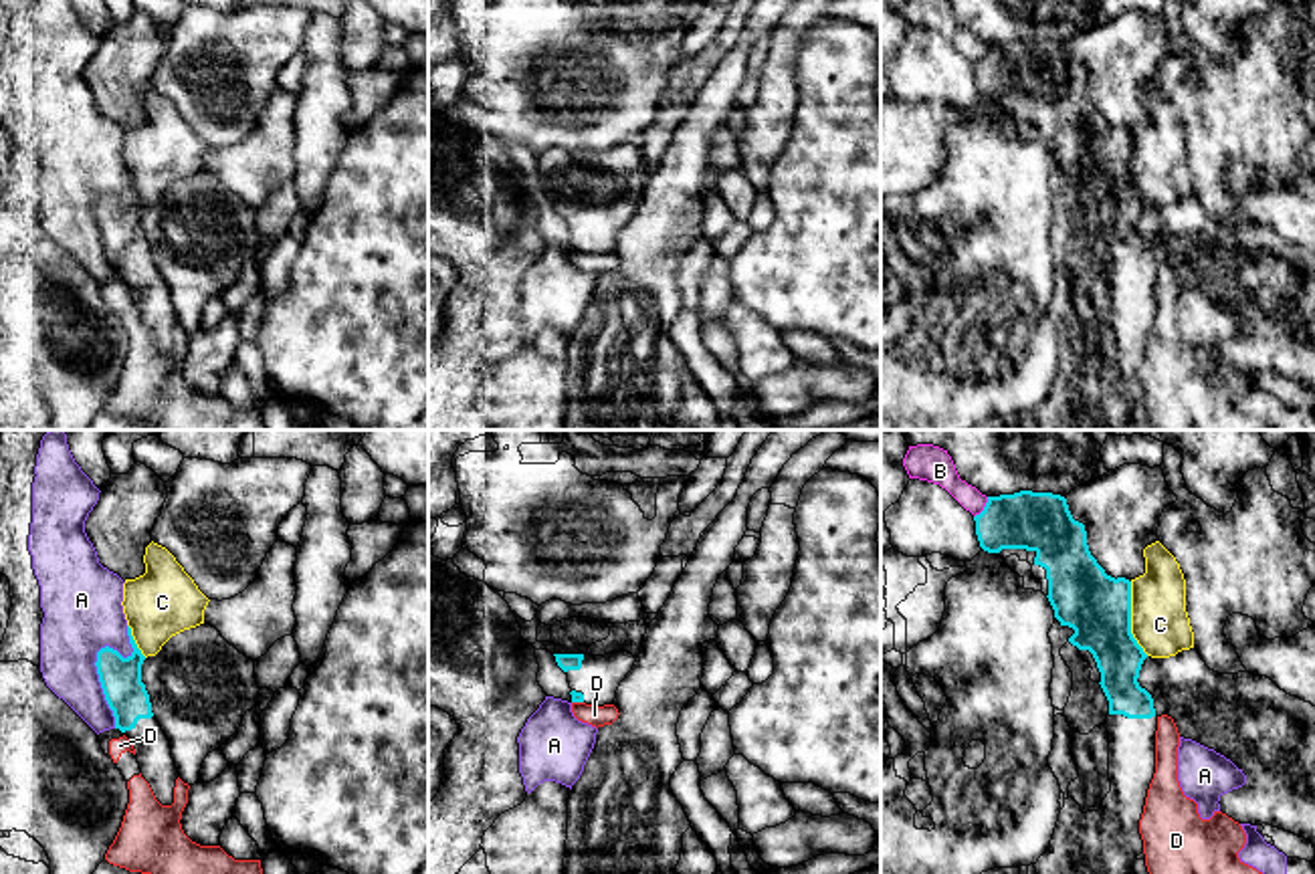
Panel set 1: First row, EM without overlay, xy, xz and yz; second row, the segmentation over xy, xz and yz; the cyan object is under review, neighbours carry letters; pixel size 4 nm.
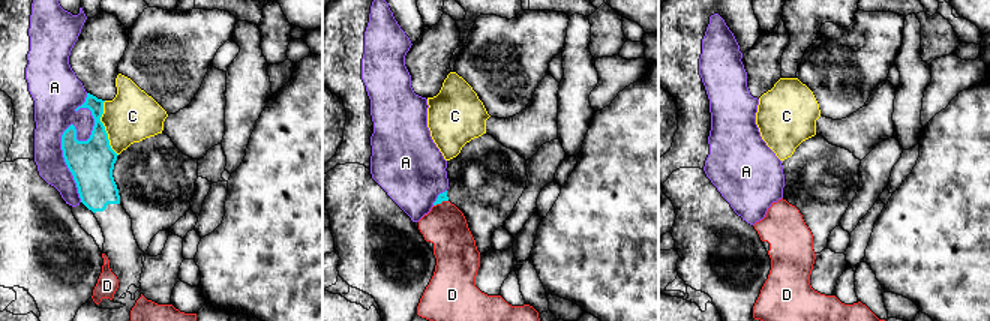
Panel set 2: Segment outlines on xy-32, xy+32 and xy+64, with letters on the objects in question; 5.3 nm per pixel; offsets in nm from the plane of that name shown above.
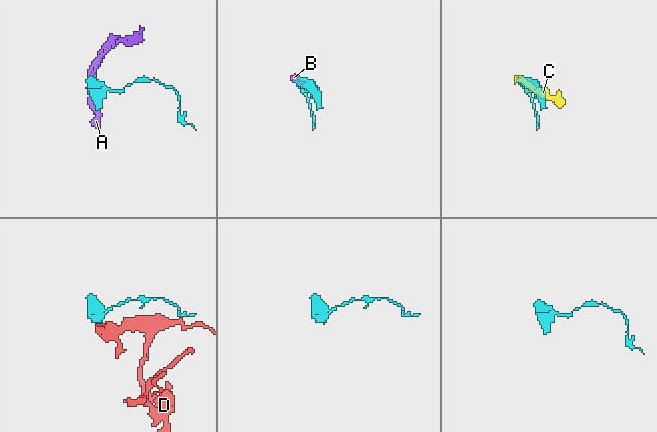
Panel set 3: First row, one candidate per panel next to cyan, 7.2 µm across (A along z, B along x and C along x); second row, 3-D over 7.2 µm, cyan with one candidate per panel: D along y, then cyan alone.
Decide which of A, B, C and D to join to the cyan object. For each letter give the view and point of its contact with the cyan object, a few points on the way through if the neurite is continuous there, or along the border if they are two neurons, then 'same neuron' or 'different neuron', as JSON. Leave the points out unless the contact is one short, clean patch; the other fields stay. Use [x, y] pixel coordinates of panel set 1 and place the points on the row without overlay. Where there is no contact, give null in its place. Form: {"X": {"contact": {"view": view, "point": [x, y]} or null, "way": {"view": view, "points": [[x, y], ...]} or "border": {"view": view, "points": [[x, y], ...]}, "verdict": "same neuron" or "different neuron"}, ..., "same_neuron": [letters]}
{"A": {"contact": {"view": "xy", "point": [97, 208]}, "verdict": "different neuron"}, "B": {"contact": {"view": "yz", "point": [984, 55]}, "border": {"view": "yz", "points": [[988, 45], [974, 65]]}, "verdict": "different neuron"}, "C": {"contact": {"view": "yz", "point": [1130, 166]}, "verdict": "different neuron"}, "D": {"contact": {"view": "xz", "point": [578, 249]}, "border": {"view": "xz", "points": [[572, 249], [582, 251]]}, "verdict": "different neuron"}, "same_neuron": []}

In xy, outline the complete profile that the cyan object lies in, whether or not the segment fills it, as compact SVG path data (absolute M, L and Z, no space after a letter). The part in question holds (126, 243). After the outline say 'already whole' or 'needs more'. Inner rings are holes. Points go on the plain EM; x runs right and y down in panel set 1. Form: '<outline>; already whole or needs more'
M129 174L127 184L133 196L127 206L109 194L97 200L95 214L99 230L113 258L115 277L119 277L135 297L141 325L149 331L162 353L172 353L180 321L172 307L170 289L151 260L149 242L141 230L145 204L137 196Z; needs more

